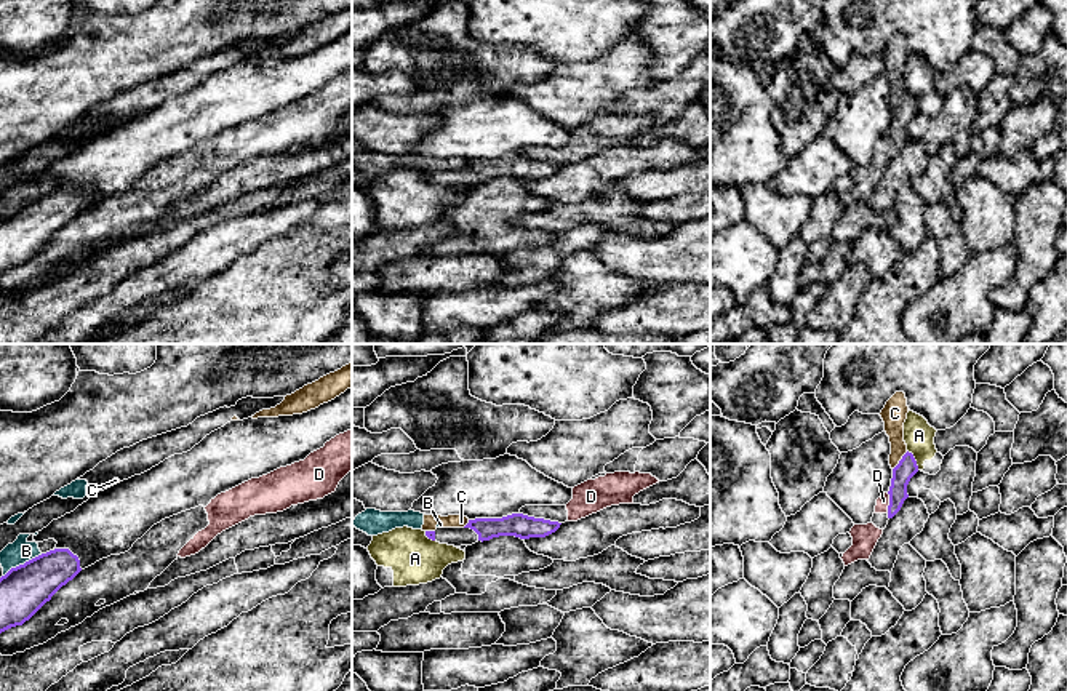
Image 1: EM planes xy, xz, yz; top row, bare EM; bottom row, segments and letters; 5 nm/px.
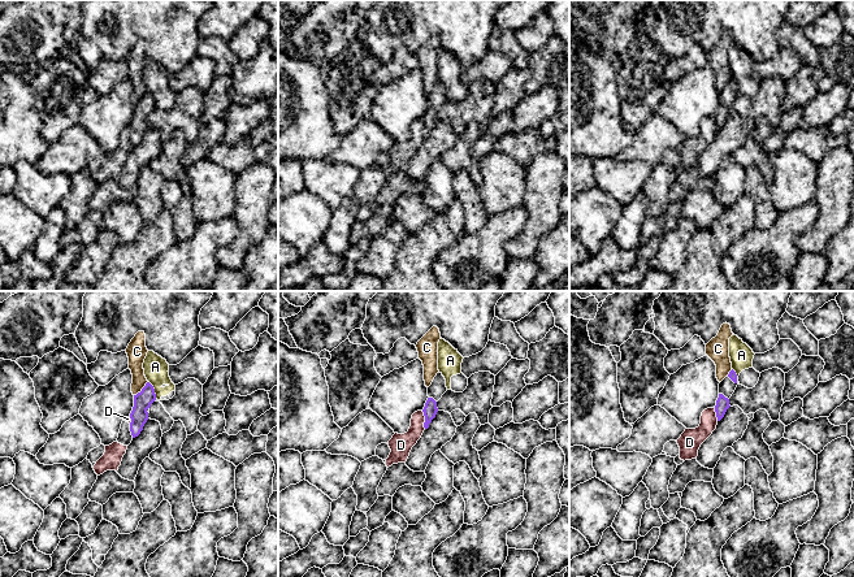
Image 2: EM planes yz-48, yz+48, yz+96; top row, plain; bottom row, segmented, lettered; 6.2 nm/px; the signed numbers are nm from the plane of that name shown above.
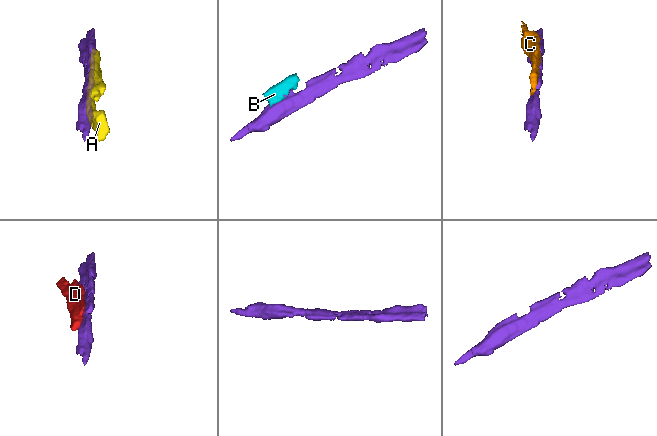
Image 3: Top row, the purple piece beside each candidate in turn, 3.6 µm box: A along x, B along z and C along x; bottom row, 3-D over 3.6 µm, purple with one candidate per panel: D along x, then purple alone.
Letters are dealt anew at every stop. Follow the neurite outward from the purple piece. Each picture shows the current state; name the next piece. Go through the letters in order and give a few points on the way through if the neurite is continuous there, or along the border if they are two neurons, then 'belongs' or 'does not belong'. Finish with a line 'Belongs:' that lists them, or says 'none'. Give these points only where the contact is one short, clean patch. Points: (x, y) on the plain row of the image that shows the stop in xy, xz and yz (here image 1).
A: does not belong
B: border along xy (42, 195), (13, 208), (3, 218); does not belong
C: does not belong
D: does not belong
Belongs: none

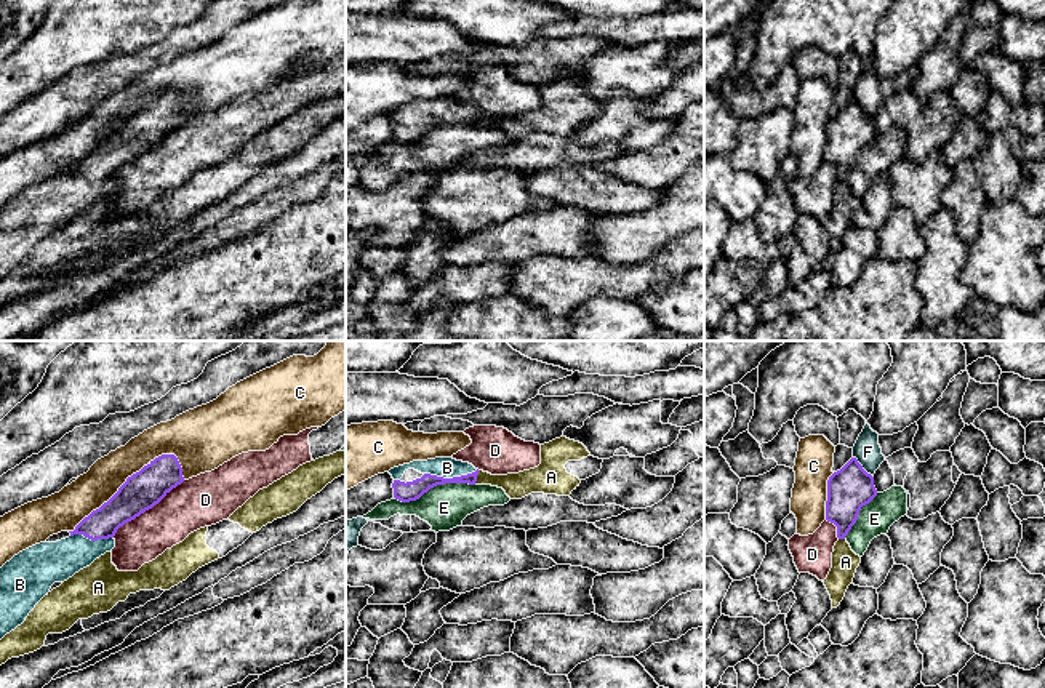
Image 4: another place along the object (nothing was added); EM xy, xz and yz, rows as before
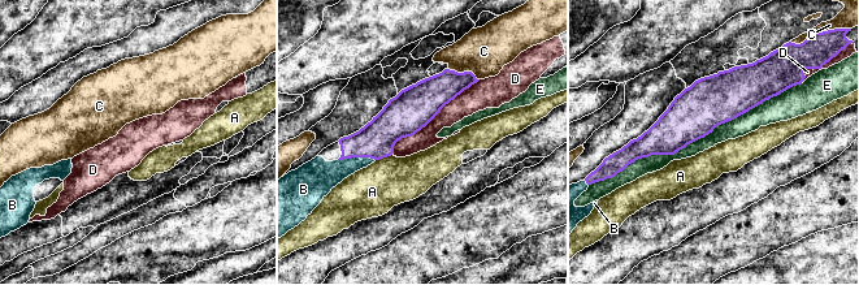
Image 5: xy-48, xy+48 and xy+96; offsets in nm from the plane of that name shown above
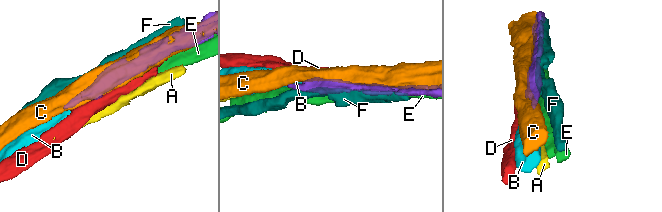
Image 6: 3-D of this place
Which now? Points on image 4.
A: border along xz (479, 112), (474, 125); does not belong
B: belongs
C: does not belong
D: does not belong
E: does not belong
F: does not belong
Belongs: B

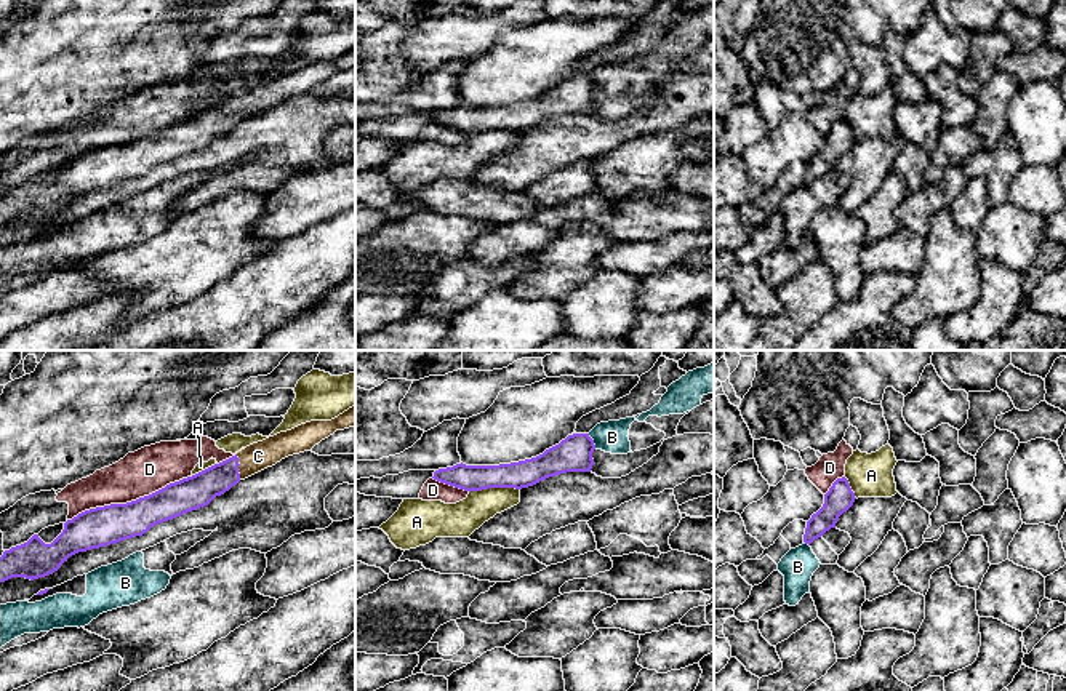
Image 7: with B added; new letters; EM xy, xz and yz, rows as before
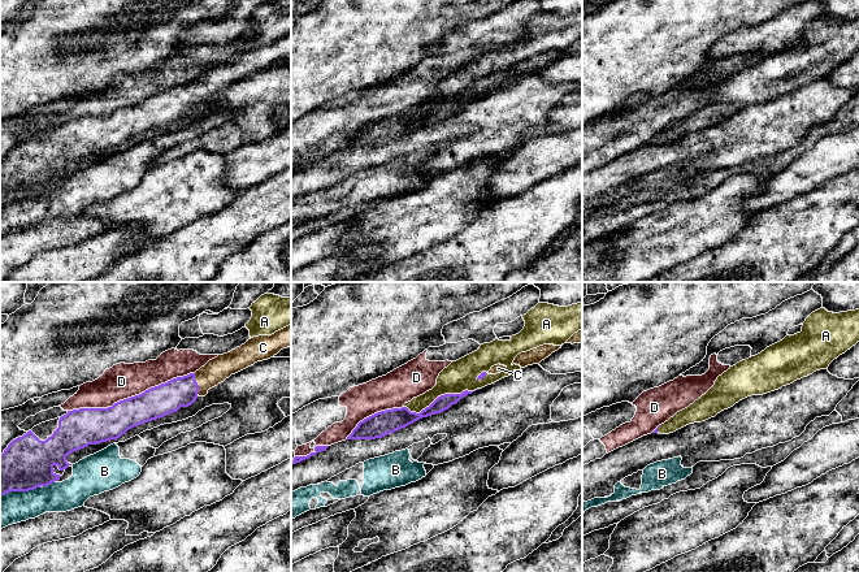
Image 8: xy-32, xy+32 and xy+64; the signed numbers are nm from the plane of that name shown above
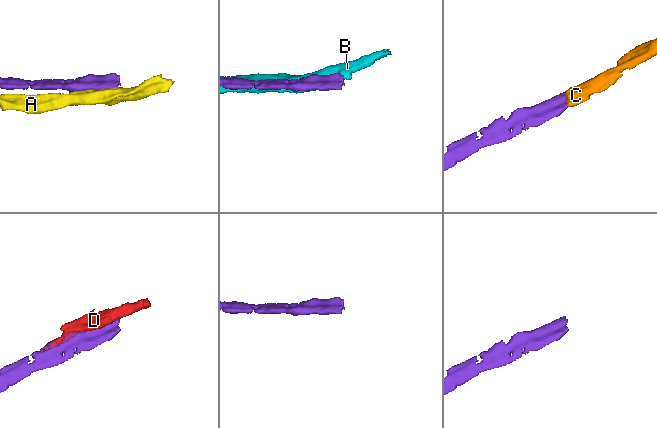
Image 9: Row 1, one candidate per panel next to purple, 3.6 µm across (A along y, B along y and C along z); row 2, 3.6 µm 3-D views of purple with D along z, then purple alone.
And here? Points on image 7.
A: does not belong
B: does not belong
C: runs through xy (196, 133), (237, 109), (258, 98); belongs
D: does not belong
Belongs: C

